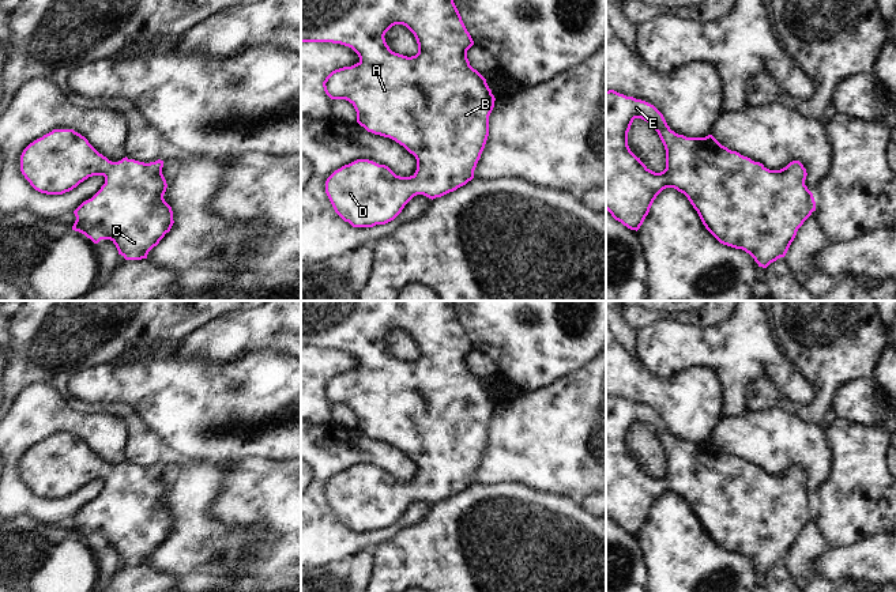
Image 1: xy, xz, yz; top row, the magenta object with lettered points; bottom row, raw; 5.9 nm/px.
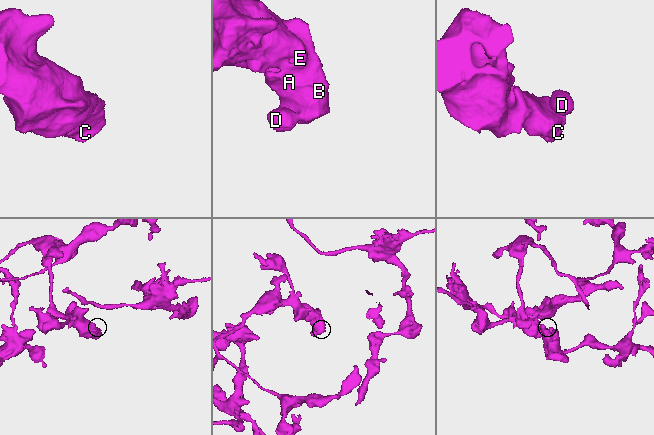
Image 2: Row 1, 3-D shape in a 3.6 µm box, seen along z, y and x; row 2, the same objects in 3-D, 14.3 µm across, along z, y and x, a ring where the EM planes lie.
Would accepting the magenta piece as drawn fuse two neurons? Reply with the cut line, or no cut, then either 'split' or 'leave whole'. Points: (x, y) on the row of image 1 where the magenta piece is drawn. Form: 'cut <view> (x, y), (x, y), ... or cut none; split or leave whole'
cut none; leave whole

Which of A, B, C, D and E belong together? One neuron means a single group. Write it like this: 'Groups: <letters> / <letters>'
Groups: A B C D E.

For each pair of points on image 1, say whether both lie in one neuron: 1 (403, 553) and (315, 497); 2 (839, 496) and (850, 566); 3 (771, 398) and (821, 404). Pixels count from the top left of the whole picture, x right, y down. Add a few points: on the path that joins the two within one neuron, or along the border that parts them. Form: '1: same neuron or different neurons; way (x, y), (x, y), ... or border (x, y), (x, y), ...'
1: different neurons; border (413, 524), (402, 528), (391, 539), (369, 550)
2: different neurons; border (876, 534), (847, 547), (832, 549)
3: same neuron; way (783, 406), (797, 411), (809, 411)

